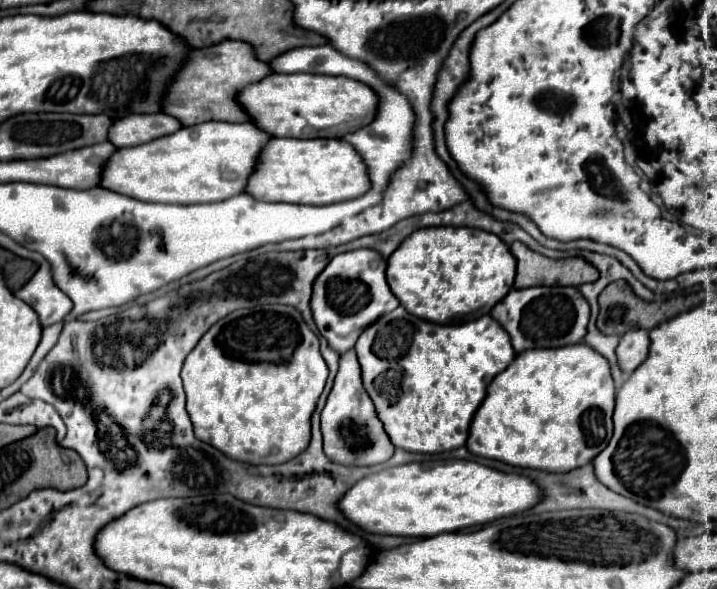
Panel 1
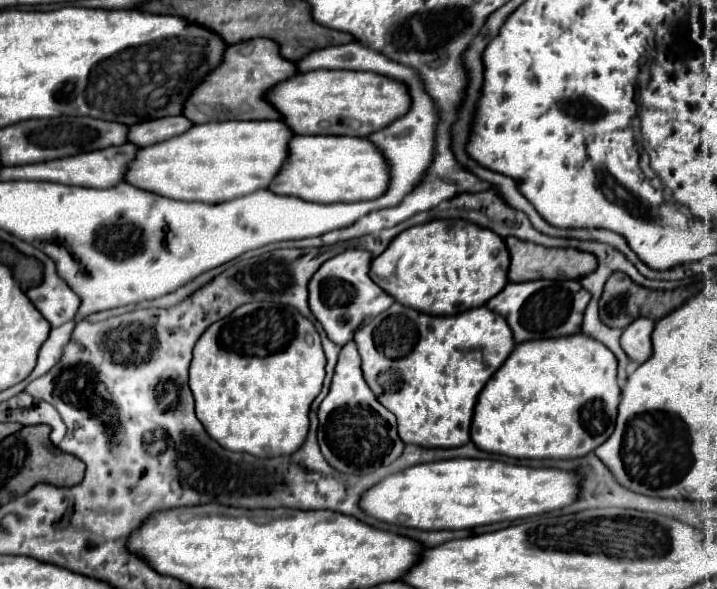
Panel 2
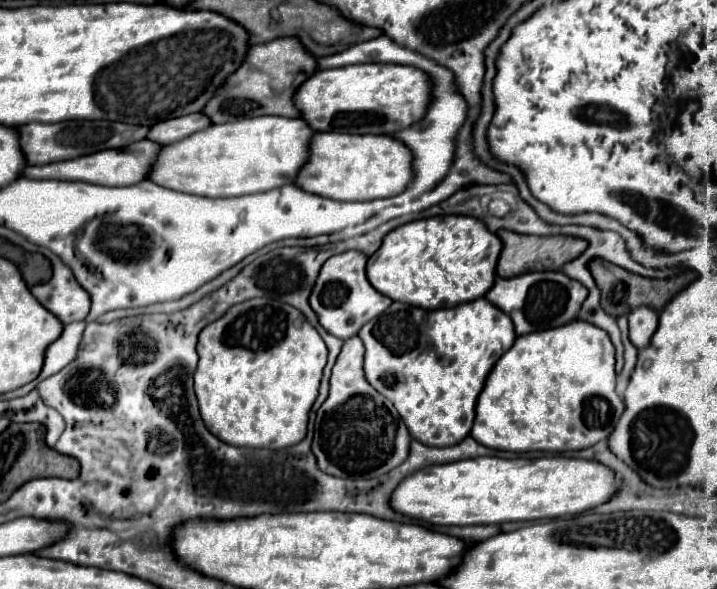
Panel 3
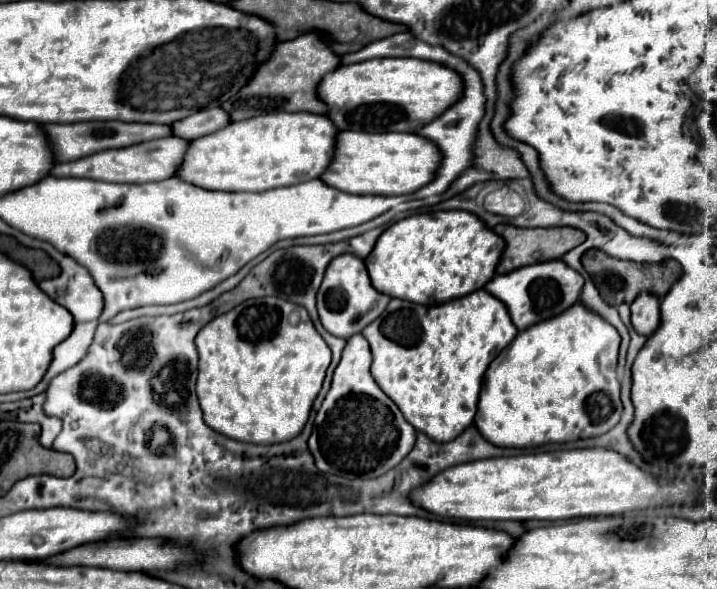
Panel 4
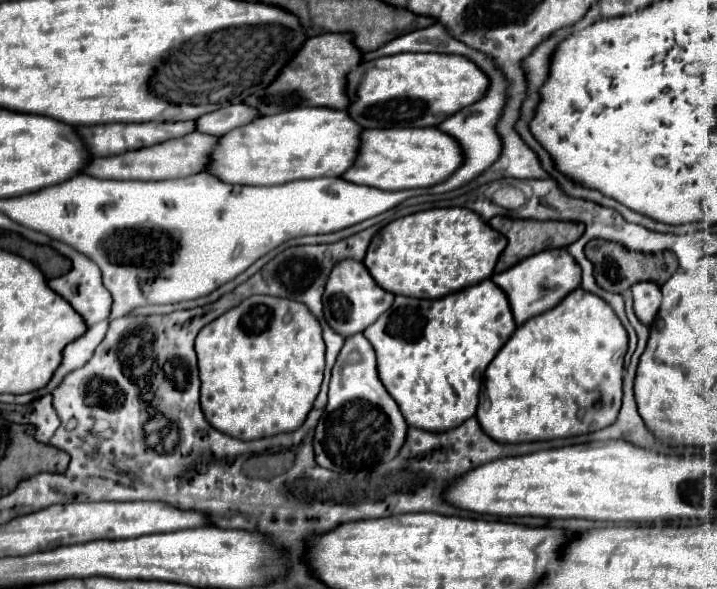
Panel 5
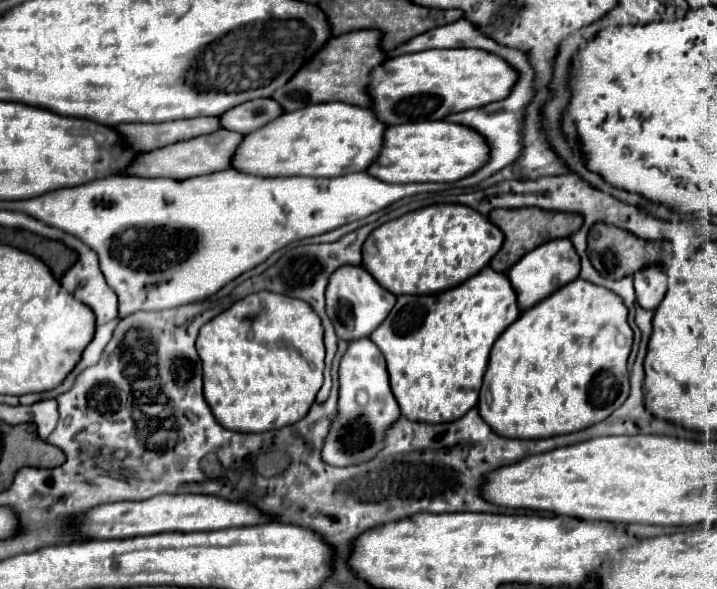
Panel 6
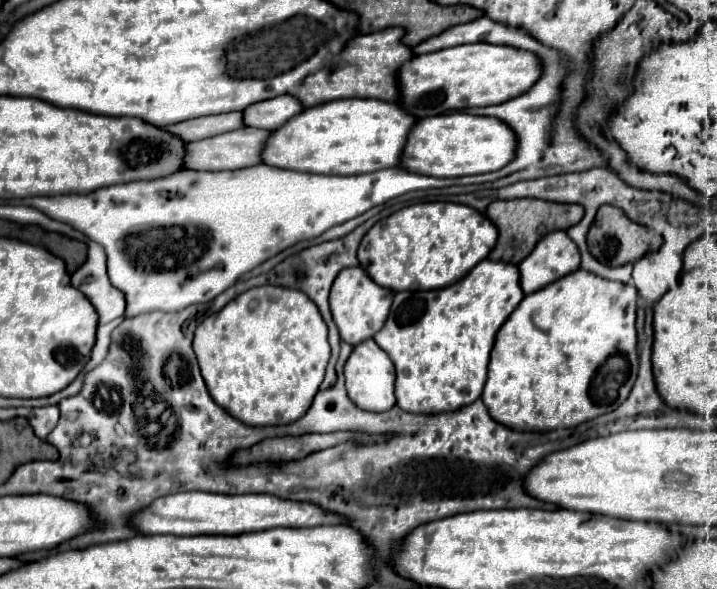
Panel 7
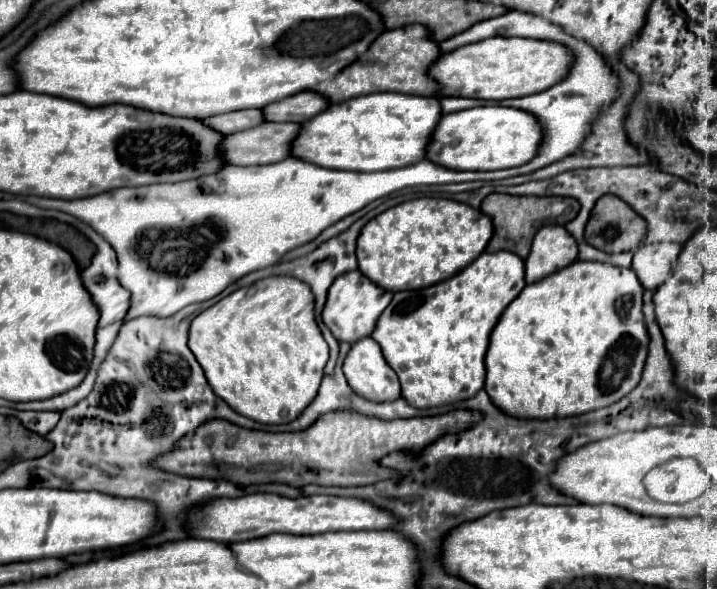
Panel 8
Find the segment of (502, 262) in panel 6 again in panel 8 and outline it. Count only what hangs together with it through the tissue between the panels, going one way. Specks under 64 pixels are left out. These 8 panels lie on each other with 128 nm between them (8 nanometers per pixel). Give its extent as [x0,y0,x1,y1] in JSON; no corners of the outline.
[480,194,580,260]

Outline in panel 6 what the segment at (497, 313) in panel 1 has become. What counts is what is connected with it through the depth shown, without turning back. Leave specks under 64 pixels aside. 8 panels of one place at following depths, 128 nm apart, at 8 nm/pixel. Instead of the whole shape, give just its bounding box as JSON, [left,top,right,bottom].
[508,238,580,310]

